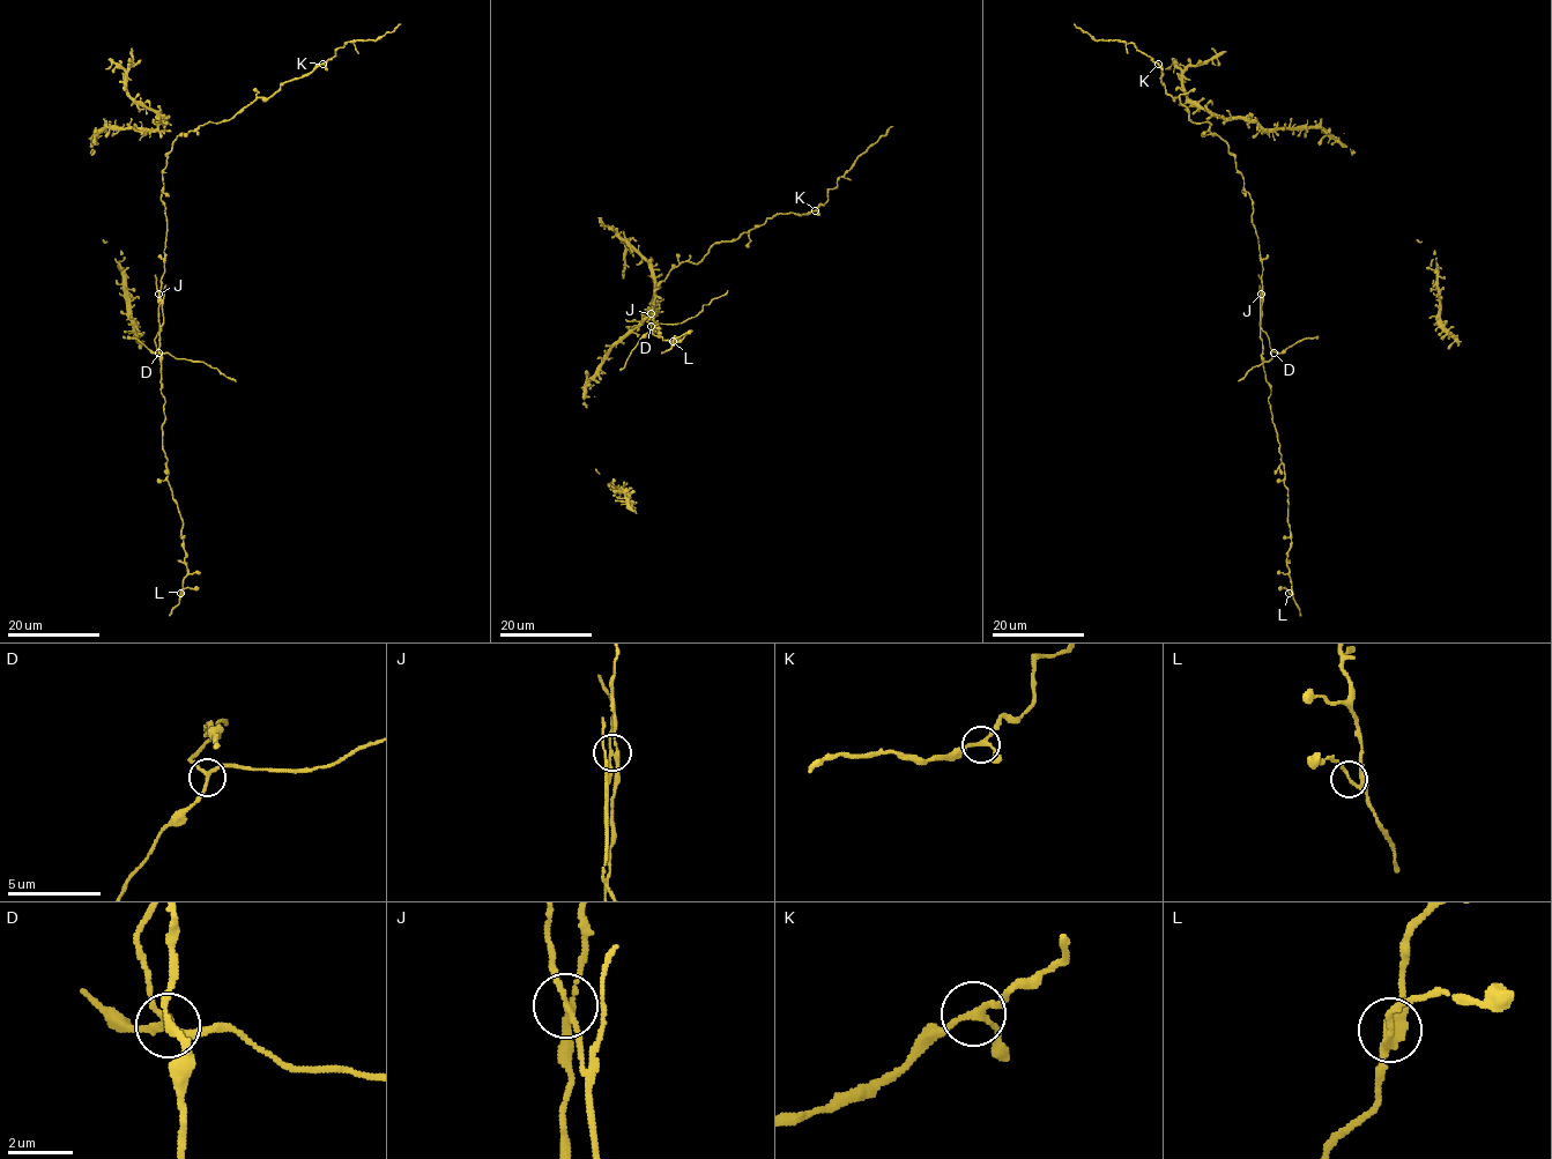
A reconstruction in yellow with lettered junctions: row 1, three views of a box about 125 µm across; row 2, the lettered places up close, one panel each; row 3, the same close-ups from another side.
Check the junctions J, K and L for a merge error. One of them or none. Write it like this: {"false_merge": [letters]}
{"false_merge": ["J"]}

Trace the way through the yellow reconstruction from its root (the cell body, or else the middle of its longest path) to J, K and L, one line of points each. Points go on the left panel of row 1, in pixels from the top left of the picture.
J: (166, 221), (164, 273), (158, 294)
K: (166, 221), (162, 171), (175, 139), (208, 121), (232, 118), (322, 64)
L: (166, 221), (158, 296), (162, 450), (182, 520), (187, 576), (180, 593)

